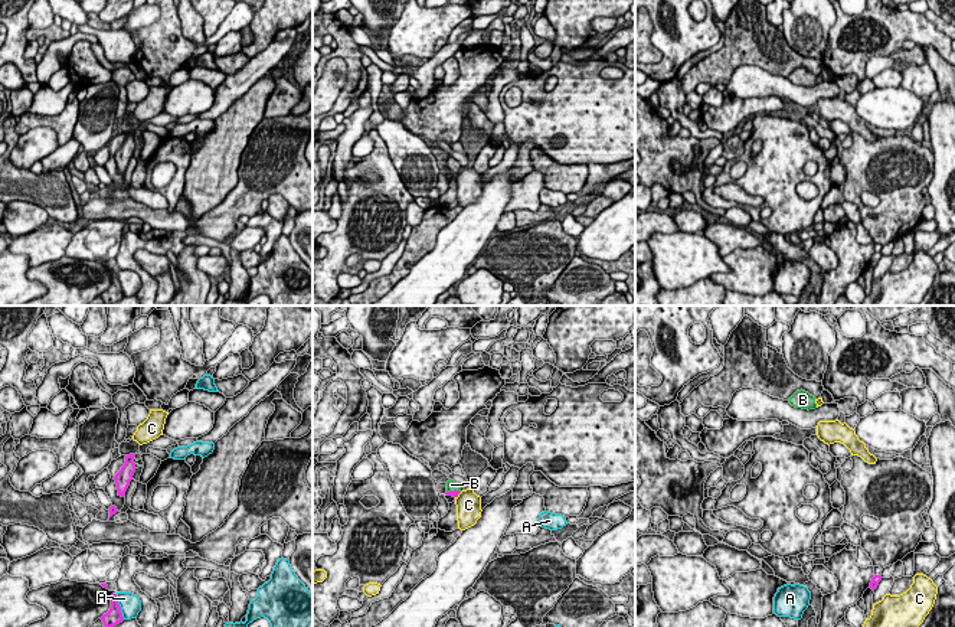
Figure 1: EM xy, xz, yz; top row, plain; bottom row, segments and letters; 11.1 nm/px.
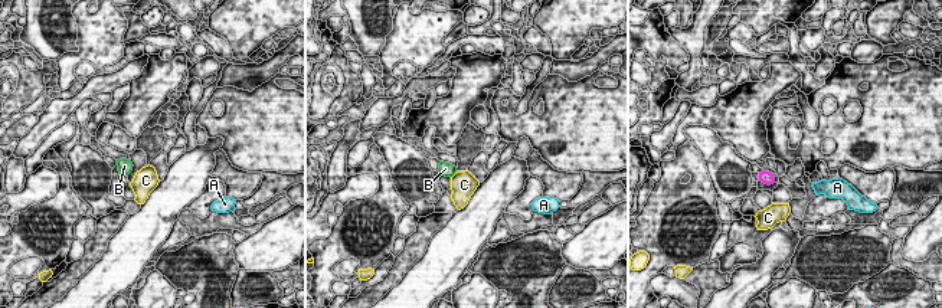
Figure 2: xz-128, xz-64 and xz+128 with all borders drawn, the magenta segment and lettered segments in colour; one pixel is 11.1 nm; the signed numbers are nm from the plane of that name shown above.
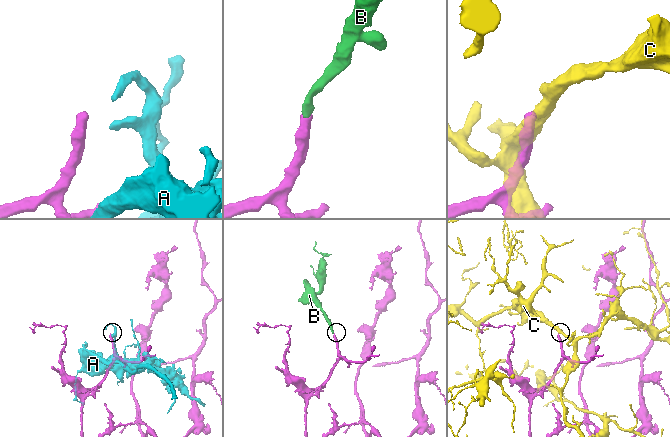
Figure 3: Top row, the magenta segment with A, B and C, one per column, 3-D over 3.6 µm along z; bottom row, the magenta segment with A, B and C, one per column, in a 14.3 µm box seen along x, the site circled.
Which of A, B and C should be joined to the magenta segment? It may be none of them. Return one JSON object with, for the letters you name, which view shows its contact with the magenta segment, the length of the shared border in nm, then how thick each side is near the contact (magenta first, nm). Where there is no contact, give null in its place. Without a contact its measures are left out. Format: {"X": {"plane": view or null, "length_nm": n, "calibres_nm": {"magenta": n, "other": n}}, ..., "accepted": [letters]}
{"B": {"plane": "xz", "length_nm": 160, "calibres_nm": {"magenta": 70, "other": 120}}, "accepted": ["B"]}

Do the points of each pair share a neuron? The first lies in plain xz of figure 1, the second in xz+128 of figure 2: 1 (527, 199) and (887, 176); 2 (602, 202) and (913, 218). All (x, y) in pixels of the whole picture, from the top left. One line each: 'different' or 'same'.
1: different
2: same

